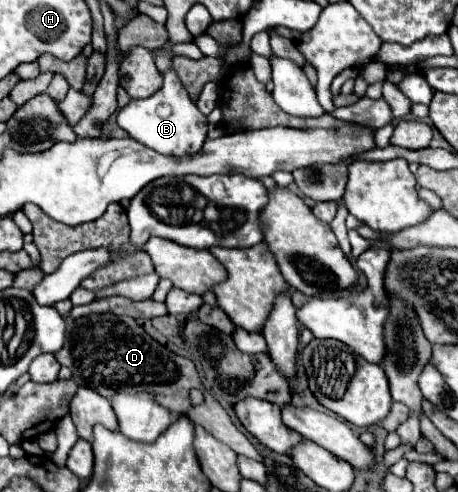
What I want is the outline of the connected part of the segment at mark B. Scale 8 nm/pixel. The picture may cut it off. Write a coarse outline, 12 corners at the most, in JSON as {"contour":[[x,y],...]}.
{"contour":[[173,70],[117,124],[159,154],[199,152],[207,116]]}

